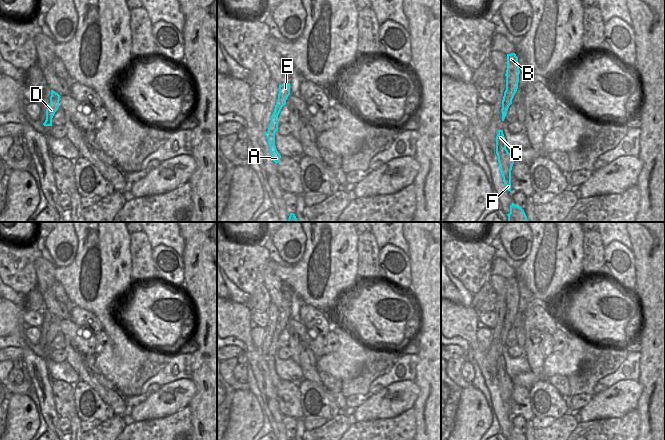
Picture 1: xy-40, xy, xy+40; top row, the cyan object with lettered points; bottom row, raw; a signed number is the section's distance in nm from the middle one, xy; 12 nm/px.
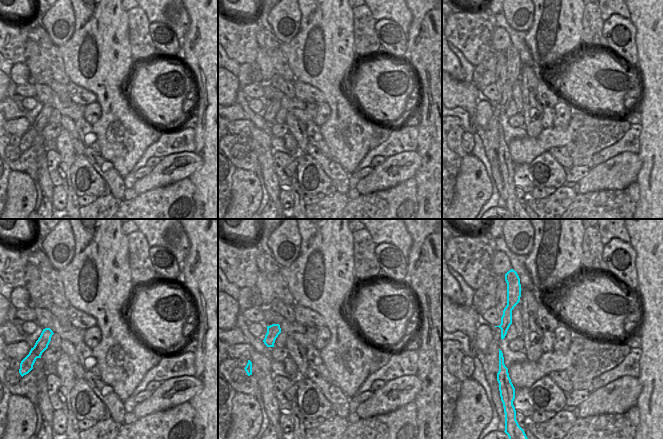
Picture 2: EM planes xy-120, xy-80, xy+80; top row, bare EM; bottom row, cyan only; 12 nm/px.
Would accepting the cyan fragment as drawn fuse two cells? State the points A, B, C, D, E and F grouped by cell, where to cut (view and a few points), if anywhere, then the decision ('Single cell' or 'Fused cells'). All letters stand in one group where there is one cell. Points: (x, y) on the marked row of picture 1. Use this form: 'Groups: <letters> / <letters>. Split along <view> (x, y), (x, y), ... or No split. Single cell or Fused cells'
Groups: A C F / B D E. Split along xy (268, 130), (274, 132). Fused cells

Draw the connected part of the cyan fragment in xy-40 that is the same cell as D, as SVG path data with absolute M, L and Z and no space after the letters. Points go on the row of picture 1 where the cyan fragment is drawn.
M51 90L50 105L46 109L46 120L43 123L44 126L52 126L52 118L59 108L60 97L58 93Z

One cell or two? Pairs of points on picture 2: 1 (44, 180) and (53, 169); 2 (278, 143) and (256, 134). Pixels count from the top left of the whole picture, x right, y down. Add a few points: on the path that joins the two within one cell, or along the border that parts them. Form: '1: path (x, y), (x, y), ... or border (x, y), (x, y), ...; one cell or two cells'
1: border (46, 152), (48, 176), (54, 186); two cells
2: border (271, 136), (271, 147), (274, 150); two cells

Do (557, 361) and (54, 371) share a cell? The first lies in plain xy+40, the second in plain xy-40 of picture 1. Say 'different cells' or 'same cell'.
different cells

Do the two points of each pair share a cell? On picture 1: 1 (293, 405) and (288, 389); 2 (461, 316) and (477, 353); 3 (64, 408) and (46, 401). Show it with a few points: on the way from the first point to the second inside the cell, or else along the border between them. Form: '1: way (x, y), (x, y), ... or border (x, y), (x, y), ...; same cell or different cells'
1: way (290, 401), (288, 393); same cell
2: way (465, 325), (473, 344); same cell
3: border (50, 381), (55, 411), (59, 416); different cells

